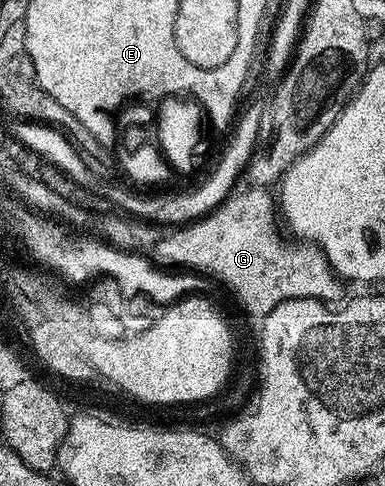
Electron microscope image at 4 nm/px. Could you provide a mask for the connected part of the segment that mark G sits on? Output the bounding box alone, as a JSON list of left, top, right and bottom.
[152,186,343,316]

